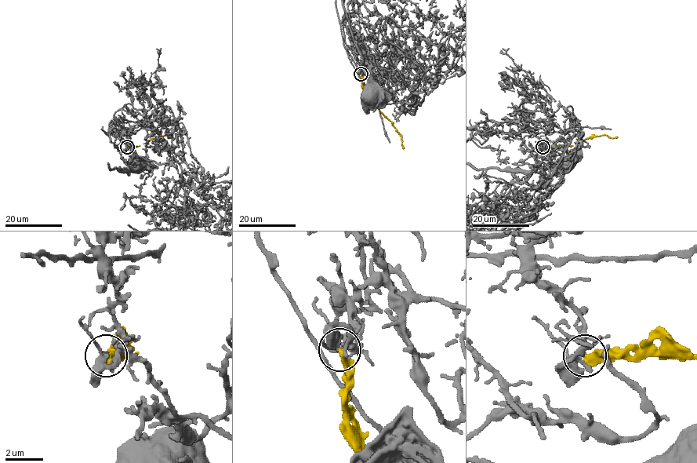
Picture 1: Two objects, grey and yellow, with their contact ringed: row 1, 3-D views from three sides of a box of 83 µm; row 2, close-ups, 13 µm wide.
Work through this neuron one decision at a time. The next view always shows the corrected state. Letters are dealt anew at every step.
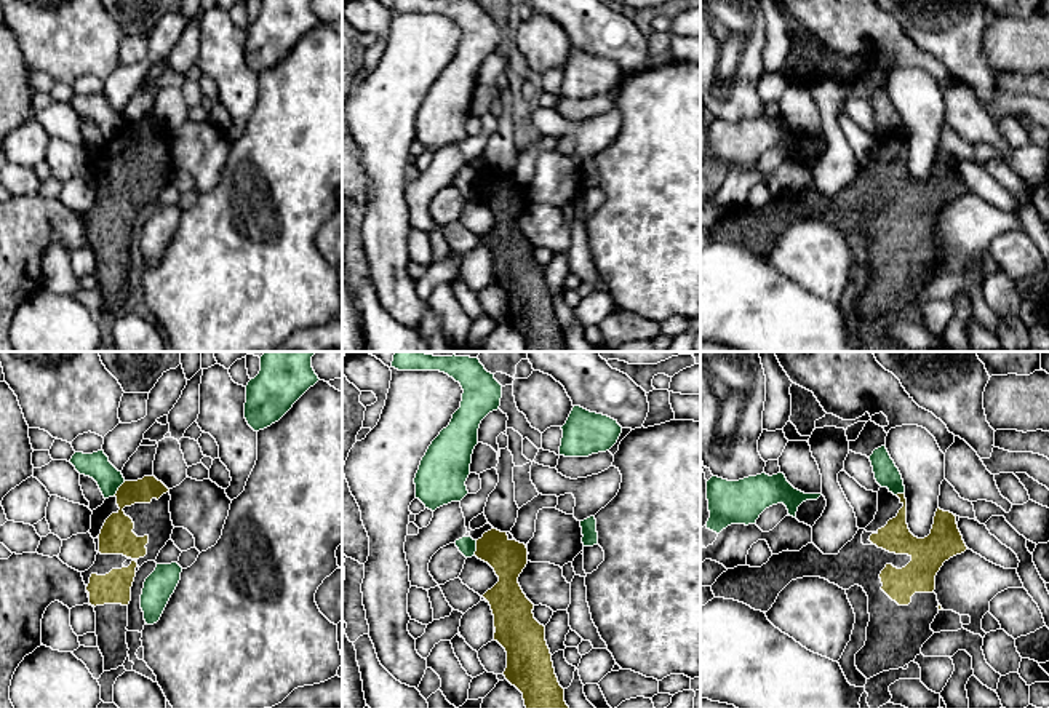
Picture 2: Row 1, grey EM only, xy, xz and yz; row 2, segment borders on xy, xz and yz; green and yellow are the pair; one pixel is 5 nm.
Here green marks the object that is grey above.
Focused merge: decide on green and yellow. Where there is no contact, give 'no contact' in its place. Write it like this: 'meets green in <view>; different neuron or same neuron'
meets green in xz; different neuron

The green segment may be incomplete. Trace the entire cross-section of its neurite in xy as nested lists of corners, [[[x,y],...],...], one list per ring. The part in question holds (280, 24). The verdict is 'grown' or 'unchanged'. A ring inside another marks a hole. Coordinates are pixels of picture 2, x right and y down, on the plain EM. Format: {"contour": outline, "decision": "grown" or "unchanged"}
{"contour": [[[261,0],[261,13],[246,27],[245,61],[254,72],[278,64],[318,24],[312,0]]], "decision": "unchanged"}

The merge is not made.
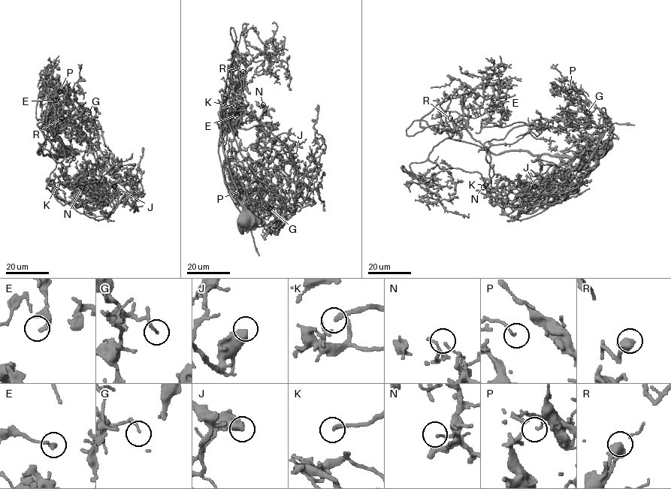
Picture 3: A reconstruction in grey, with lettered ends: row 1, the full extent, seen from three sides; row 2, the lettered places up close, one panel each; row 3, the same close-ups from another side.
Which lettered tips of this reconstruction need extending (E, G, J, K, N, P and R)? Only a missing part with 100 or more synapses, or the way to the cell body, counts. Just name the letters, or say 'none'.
K, R

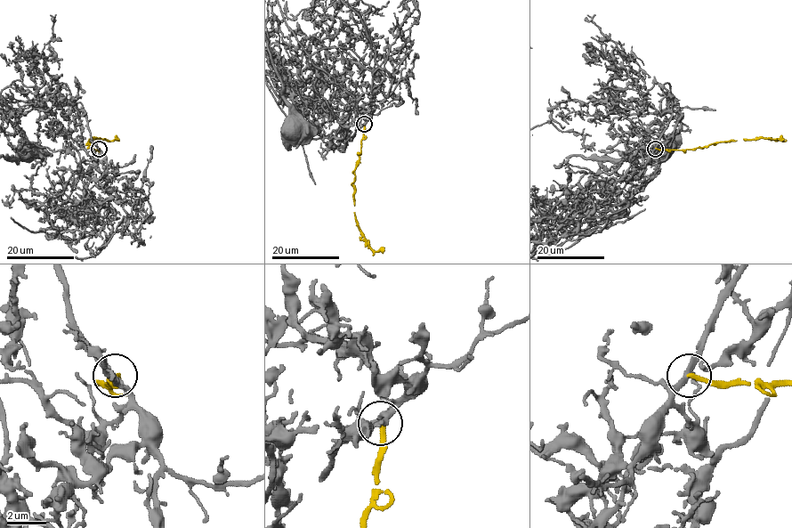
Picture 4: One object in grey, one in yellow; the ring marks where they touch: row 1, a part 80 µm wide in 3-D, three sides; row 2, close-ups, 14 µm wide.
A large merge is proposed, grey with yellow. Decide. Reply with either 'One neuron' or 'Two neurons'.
Two neurons

